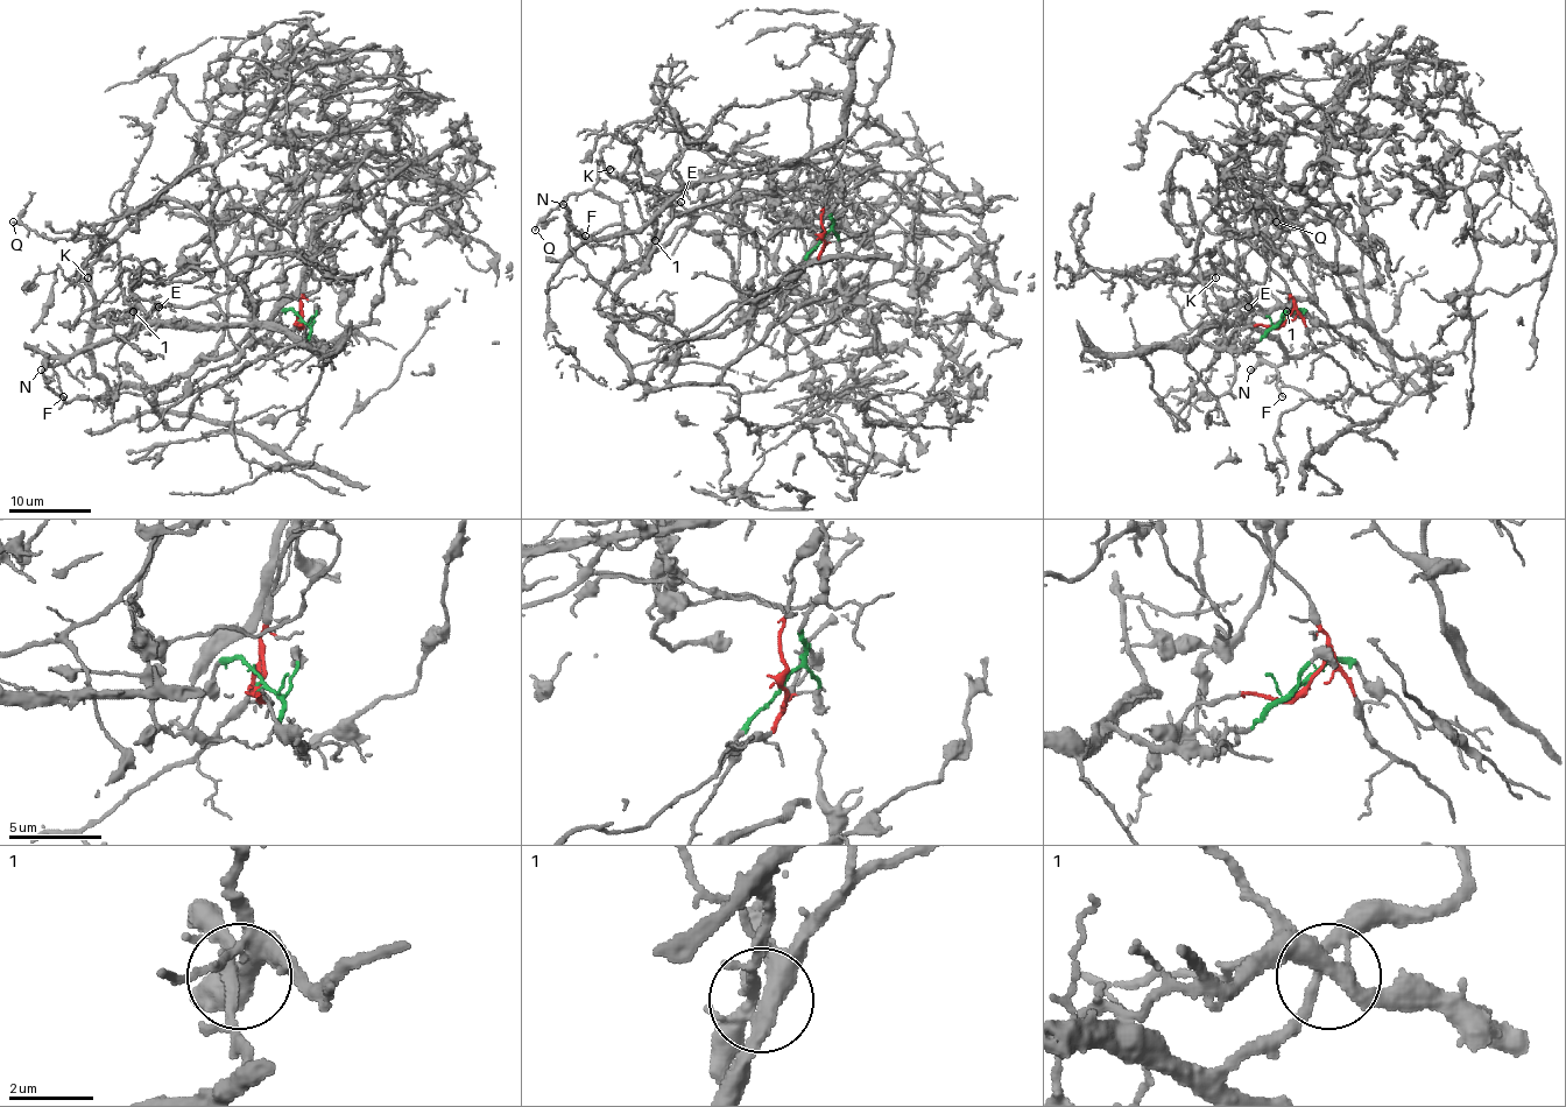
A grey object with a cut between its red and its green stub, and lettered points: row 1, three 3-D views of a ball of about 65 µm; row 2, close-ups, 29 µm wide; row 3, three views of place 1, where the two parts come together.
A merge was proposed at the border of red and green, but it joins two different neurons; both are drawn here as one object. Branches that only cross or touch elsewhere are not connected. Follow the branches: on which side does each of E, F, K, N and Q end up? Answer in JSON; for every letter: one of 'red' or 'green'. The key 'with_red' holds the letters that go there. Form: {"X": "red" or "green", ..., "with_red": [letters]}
{"E": "red", "F": "green", "K": "green", "N": "green", "Q": "red", "with_red": ["E", "Q"]}

